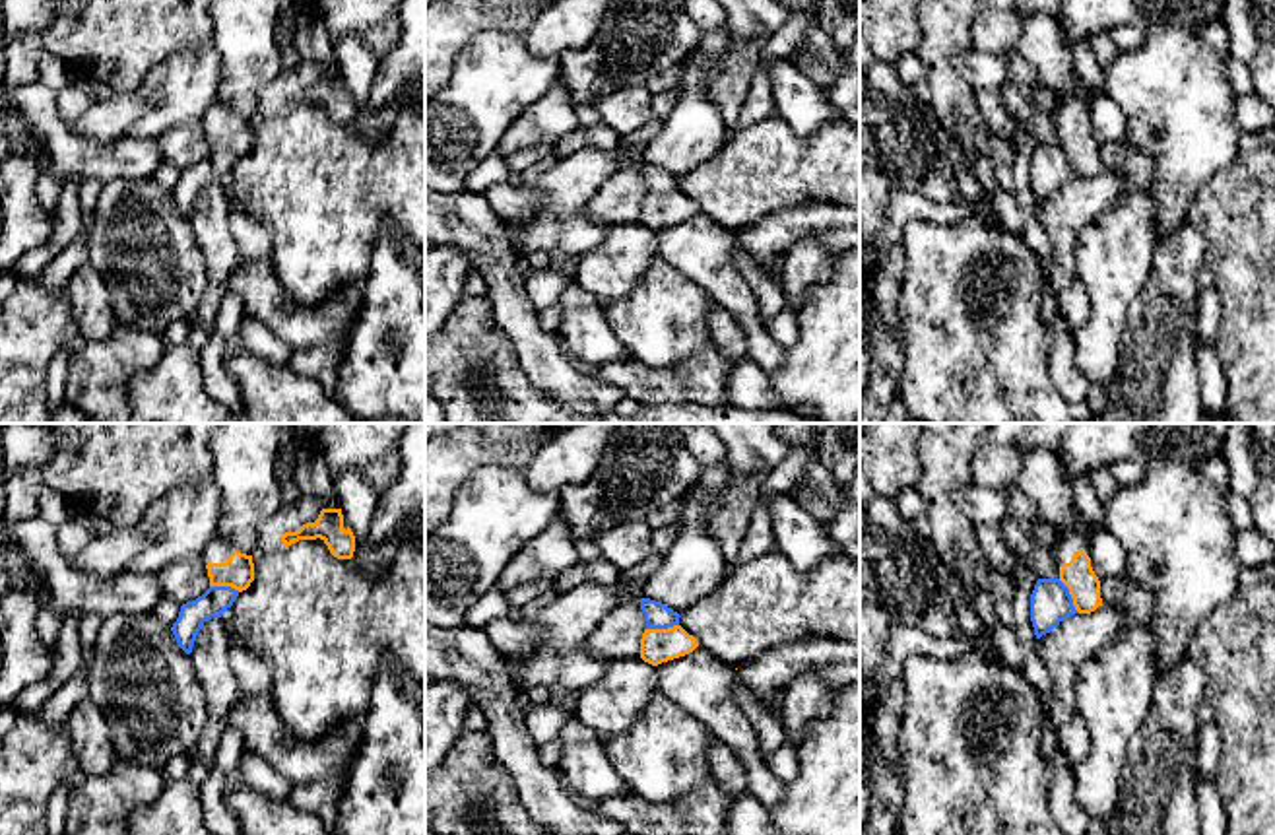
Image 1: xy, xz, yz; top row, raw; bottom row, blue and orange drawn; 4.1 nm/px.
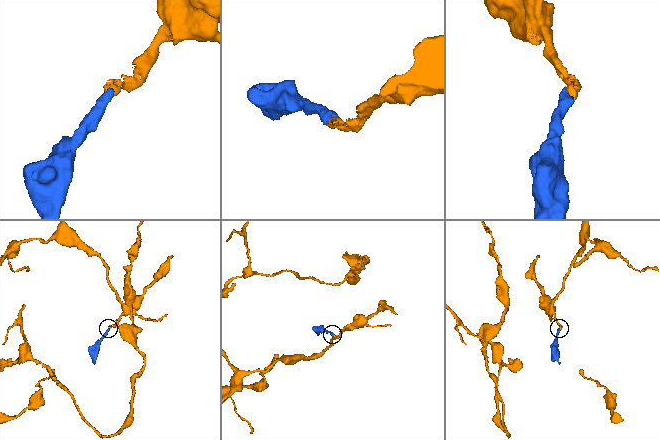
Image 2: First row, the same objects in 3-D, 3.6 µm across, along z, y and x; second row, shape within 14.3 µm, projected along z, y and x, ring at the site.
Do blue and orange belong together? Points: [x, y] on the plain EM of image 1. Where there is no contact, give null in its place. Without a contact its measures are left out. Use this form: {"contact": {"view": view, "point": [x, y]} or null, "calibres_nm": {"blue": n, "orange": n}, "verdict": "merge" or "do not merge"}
{"contact": {"view": "yz", "point": [1070, 162]}, "calibres_nm": {"blue": 180, "orange": 140}, "verdict": "merge"}

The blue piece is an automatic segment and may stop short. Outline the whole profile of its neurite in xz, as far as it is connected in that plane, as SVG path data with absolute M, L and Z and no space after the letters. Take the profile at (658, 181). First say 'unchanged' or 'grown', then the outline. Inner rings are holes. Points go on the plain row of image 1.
grown; M640 163L646 194L640 204L640 223L652 231L693 217L699 208L679 190L679 179L662 167Z

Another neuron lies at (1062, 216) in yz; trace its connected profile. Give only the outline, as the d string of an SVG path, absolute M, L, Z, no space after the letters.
M1102 169L1091 179L1065 183L1038 204L1038 221L1054 250L1048 280L1056 295L1073 280L1075 243L1083 225L1118 206L1126 192L1126 179Z

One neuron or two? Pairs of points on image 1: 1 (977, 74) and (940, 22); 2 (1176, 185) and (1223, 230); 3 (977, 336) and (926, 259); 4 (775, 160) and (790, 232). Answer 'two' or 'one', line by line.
1: two
2: two
3: one
4: two

